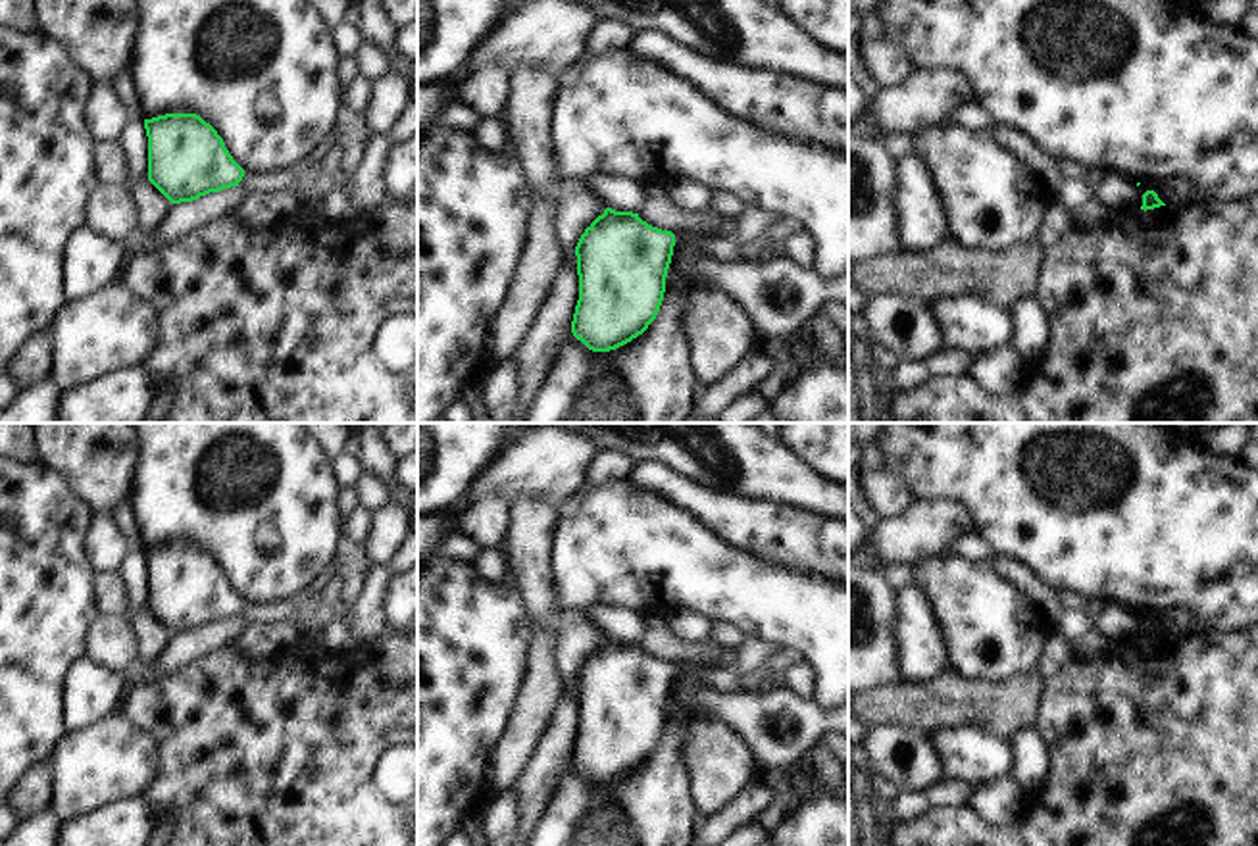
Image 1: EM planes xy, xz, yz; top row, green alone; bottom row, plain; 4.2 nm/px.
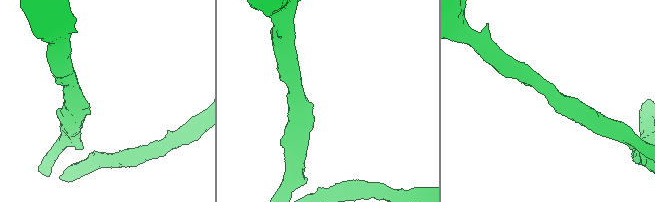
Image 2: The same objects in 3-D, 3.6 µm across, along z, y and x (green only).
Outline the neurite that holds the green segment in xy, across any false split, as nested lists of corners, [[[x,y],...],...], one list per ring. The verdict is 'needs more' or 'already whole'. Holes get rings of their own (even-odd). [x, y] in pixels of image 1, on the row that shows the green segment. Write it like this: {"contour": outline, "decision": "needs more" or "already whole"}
{"contour": [[[165,113],[144,119],[148,181],[171,202],[192,202],[210,192],[242,187],[248,192],[281,192],[304,173],[333,160],[340,135],[333,129],[308,158],[273,173],[242,169],[217,131],[196,113]]], "decision": "needs more"}

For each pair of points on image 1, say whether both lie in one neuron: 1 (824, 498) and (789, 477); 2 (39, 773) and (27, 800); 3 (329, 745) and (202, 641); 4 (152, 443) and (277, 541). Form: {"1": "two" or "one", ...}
{"1": "one", "2": "one", "3": "two", "4": "one"}

